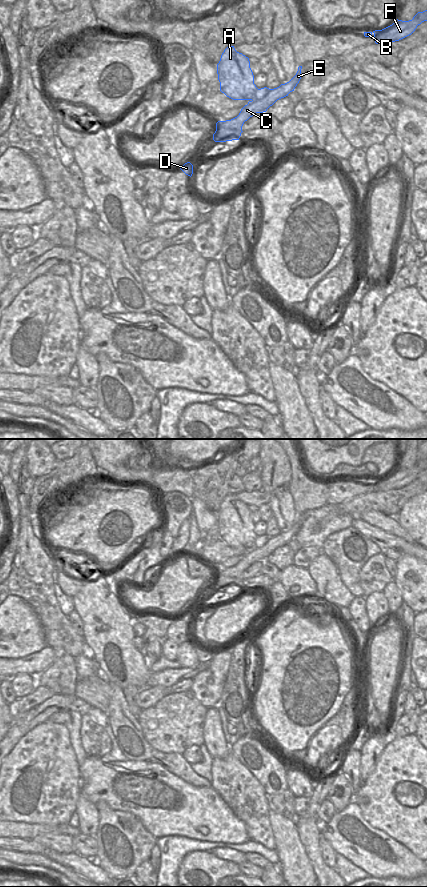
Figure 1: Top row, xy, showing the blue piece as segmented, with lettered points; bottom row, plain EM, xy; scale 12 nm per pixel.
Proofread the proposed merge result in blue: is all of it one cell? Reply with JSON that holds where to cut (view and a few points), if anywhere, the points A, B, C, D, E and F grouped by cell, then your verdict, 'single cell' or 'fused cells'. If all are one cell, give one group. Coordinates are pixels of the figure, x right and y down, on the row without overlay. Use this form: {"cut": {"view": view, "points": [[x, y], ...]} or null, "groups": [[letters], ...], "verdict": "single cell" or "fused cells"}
{"cut": {"view": "xy", "points": [[272, 537], [259, 547], [252, 548]]}, "groups": [["A"], ["B", "C", "D", "E", "F"]], "verdict": "fused cells"}

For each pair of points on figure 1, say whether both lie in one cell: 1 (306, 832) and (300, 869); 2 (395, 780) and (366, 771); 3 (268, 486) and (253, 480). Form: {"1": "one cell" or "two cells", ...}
{"1": "two cells", "2": "two cells", "3": "two cells"}

